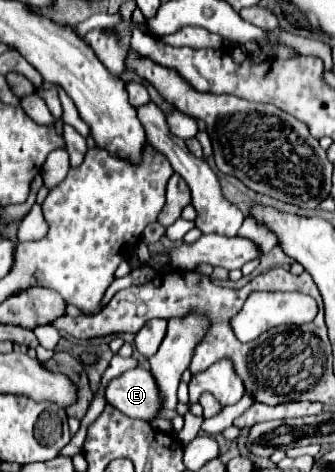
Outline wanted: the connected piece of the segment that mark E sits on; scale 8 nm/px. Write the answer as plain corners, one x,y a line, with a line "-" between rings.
135,368
135,370
127,370
125,374
121,374
119,378
111,380
107,386
107,402
115,404
117,410
121,410
125,416
129,418
139,418
145,422
151,422
159,416
159,412
163,410
163,396
157,388
157,382
153,378
153,374
145,368

